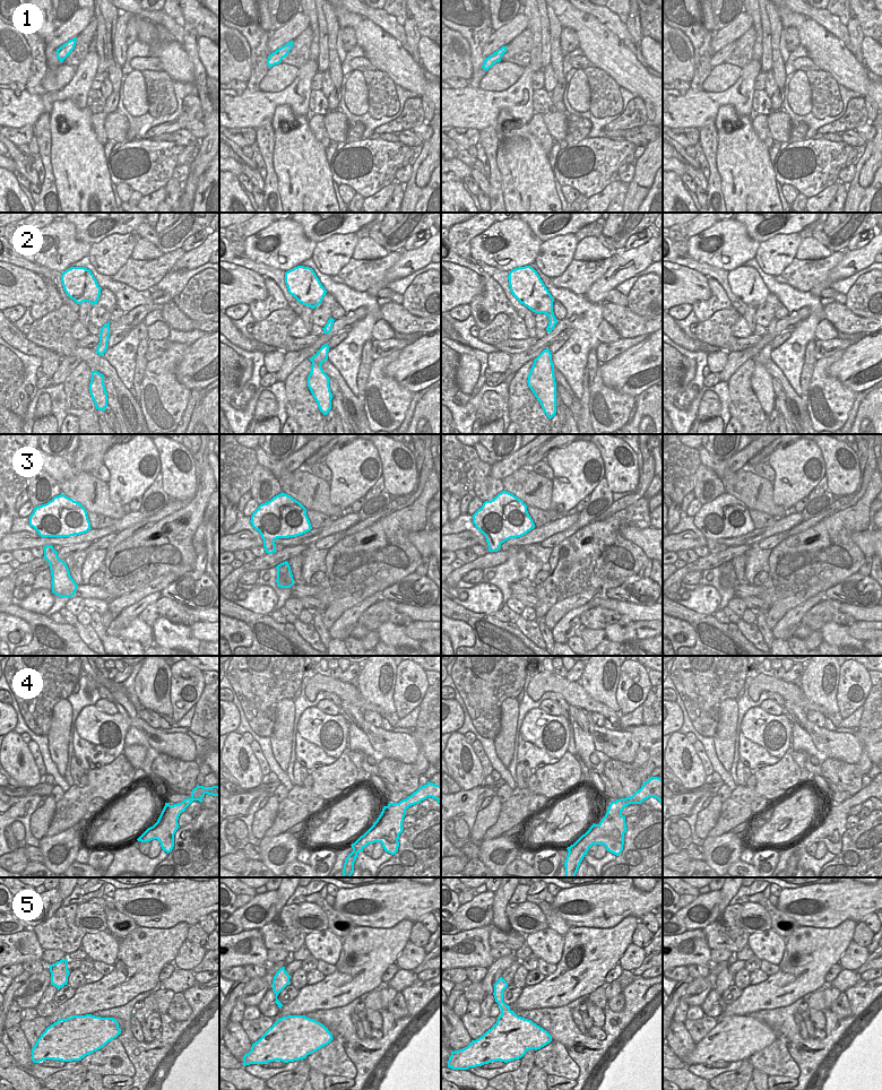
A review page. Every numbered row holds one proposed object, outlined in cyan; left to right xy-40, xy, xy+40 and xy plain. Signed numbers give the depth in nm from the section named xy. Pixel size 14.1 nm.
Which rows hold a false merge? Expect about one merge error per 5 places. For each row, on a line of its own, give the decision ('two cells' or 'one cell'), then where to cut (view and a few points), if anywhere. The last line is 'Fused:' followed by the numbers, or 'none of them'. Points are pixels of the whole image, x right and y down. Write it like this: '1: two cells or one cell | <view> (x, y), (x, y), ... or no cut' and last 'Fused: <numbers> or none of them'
1: one cell | no cut
2: one cell | no cut
3: one cell | no cut
4: one cell | no cut
5: one cell | no cut
Fused: none of them

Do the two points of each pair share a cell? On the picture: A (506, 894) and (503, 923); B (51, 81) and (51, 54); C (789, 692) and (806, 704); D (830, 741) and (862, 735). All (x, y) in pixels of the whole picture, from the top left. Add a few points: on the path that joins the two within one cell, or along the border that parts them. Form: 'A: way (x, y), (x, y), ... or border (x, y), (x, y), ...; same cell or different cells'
A: way (501, 901), (500, 916); same cell
B: border (62, 62), (54, 68), (48, 68); different cells
C: way (794, 694), (802, 700); same cell
D: border (853, 734), (862, 745), (862, 754), (857, 762); different cells

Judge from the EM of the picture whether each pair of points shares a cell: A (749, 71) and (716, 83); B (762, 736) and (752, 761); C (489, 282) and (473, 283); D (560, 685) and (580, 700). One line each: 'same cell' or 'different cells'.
A: different cells
B: same cell
C: different cells
D: same cell

